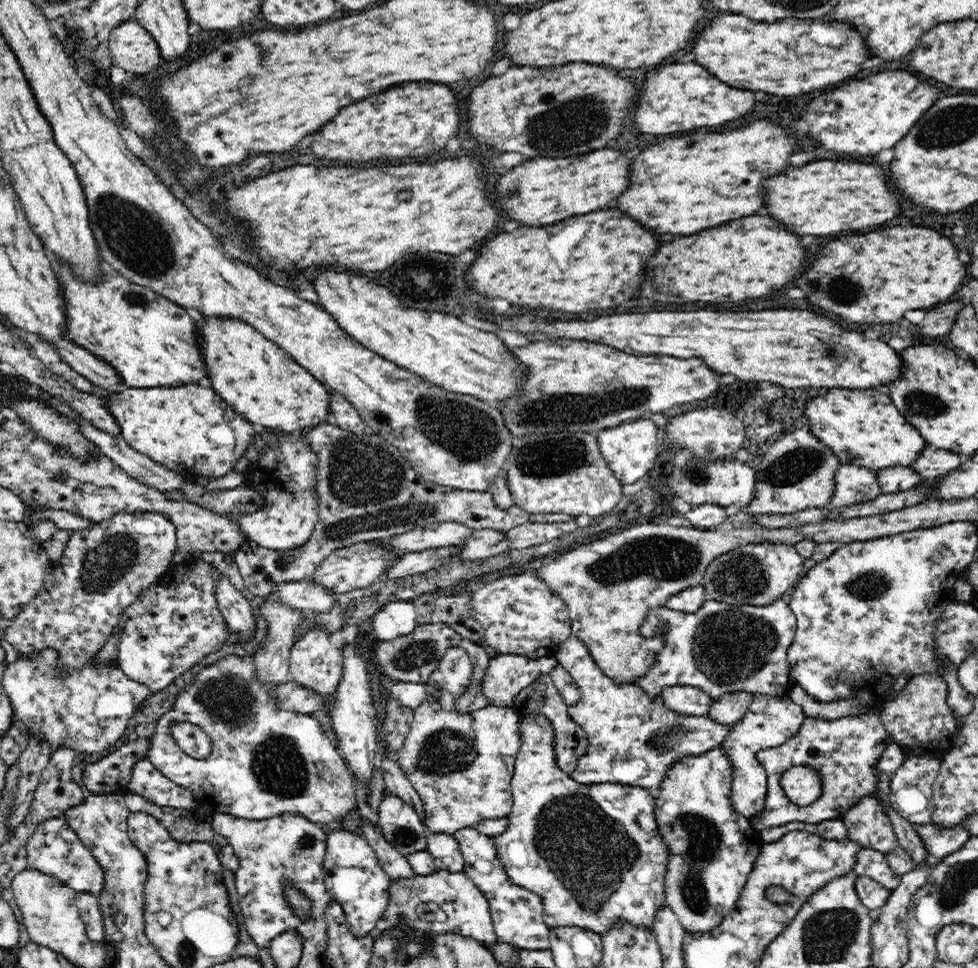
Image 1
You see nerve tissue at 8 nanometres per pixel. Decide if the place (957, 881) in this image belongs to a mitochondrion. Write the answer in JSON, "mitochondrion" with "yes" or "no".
{"mitochondrion":"yes"}

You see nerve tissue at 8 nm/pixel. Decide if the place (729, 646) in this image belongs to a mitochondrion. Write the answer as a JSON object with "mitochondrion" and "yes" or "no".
{"mitochondrion":"yes"}

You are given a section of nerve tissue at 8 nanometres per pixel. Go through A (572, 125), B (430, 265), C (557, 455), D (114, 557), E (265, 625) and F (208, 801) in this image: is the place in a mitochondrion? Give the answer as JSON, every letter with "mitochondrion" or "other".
{"A":"mitochondrion","B":"other","C":"mitochondrion","D":"mitochondrion","E":"other","F":"other"}

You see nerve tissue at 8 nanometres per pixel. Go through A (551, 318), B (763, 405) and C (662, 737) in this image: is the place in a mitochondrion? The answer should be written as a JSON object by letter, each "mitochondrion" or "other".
{"A":"other","B":"other","C":"mitochondrion"}

